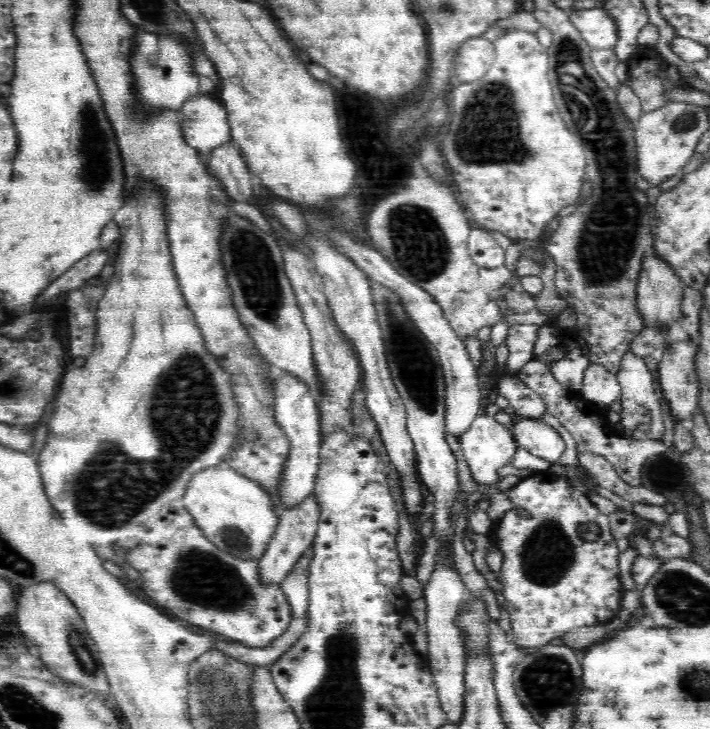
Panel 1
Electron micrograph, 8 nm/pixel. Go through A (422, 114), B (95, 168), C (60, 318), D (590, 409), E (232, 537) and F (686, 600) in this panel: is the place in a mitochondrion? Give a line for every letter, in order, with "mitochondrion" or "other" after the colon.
A: other
B: mitochondrion
C: other
D: other
E: mitochondrion
F: mitochondrion

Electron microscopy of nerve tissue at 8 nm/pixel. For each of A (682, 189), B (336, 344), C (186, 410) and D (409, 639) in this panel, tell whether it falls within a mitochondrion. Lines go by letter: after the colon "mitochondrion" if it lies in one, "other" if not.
A: other
B: other
C: mitochondrion
D: other

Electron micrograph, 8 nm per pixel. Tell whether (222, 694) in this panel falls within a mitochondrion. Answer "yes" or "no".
yes

